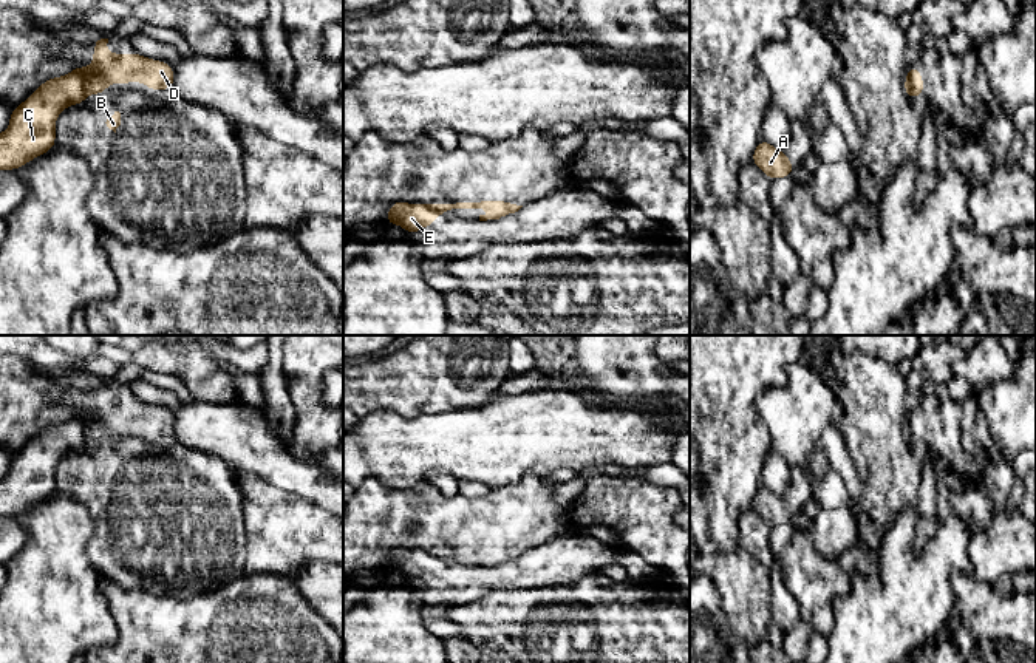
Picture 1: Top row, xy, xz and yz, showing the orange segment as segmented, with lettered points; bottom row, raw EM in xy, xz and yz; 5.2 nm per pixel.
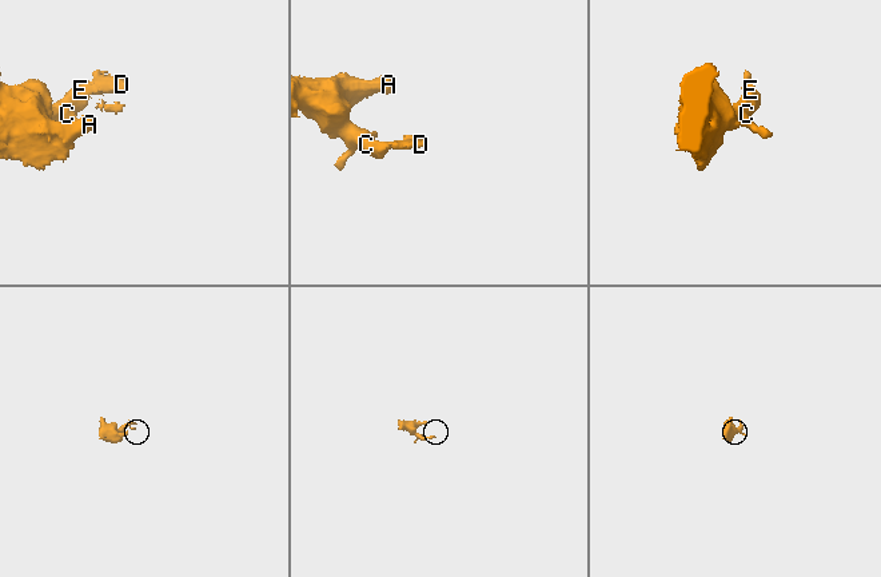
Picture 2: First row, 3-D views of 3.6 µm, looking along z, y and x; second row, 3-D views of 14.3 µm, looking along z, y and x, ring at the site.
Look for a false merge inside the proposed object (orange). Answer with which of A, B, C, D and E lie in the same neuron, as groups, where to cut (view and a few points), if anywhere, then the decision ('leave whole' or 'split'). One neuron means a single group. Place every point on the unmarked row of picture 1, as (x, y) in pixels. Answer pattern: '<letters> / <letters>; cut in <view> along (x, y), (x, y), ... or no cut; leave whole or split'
A C E / B D; cut in xy along (90, 421), (85, 430), (85, 441); split

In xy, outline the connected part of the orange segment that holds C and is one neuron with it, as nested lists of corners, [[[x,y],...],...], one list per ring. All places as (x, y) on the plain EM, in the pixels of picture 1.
[[[77,413],[62,423],[46,425],[26,447],[11,456],[9,473],[0,479],[0,516],[17,516],[56,491],[56,465],[70,451],[87,444],[90,414]]]

